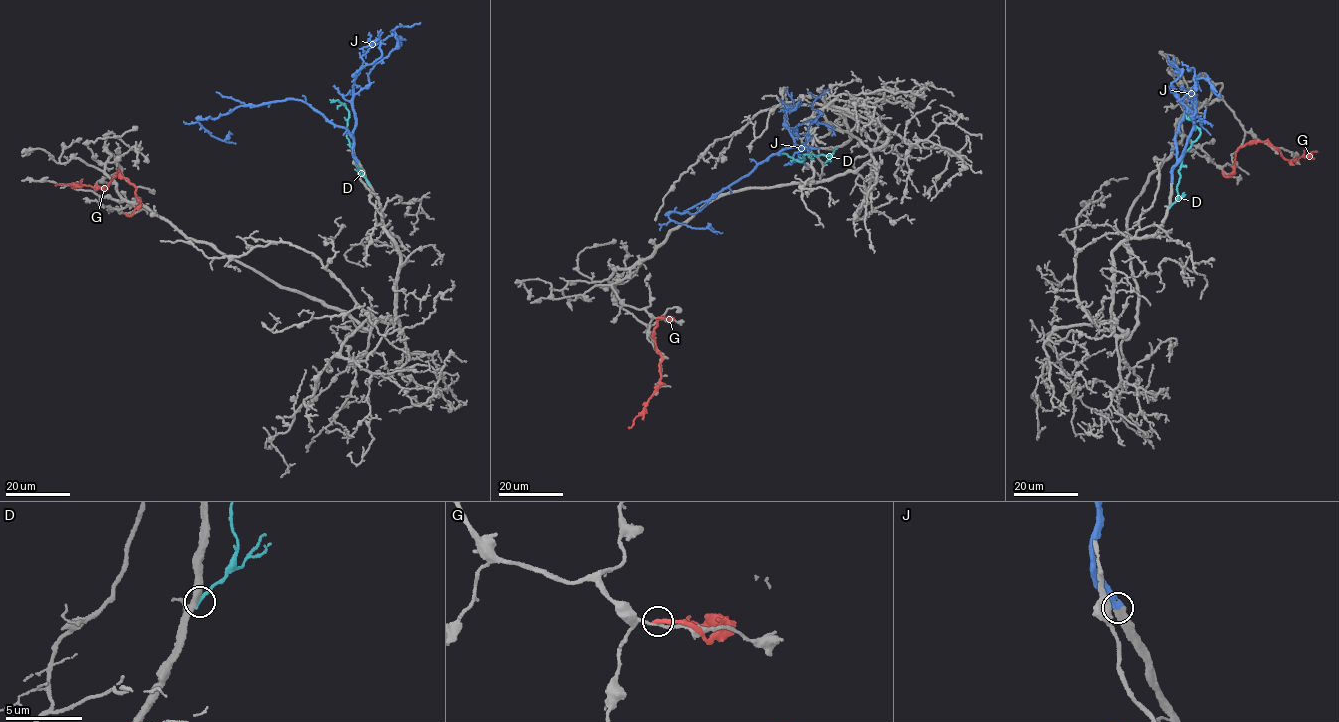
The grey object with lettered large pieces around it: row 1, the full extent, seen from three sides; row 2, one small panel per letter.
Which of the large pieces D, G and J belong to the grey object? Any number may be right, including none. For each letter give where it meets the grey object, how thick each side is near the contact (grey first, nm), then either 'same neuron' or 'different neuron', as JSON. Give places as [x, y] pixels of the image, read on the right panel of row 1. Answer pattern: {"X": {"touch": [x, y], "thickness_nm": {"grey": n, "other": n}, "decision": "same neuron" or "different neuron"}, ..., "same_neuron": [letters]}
{"D": {"touch": [1170, 206], "thickness_nm": {"grey": 360, "other": 240}, "decision": "different neuron"}, "G": {"touch": [1223, 171], "thickness_nm": {"grey": 170, "other": 340}, "decision": "different neuron"}, "J": {"touch": [1172, 182], "thickness_nm": {"grey": 340, "other": 360}, "decision": "same neuron"}, "same_neuron": ["J"]}

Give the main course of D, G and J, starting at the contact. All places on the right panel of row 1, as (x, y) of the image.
D: (1170, 207), (1178, 194), (1183, 153), (1200, 134), (1186, 115)
G: (1223, 172), (1224, 175), (1231, 176), (1235, 153), (1248, 142), (1268, 141), (1286, 159), (1292, 161), (1316, 151)
J: (1172, 182), (1174, 138), (1191, 96), (1197, 95), (1189, 96), (1183, 88), (1201, 125), (1212, 125)

